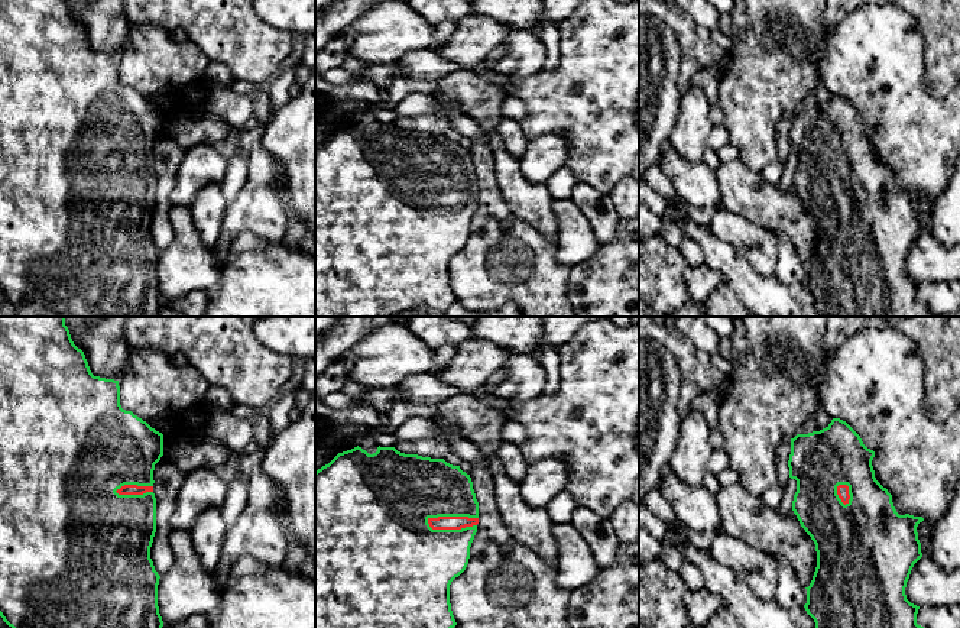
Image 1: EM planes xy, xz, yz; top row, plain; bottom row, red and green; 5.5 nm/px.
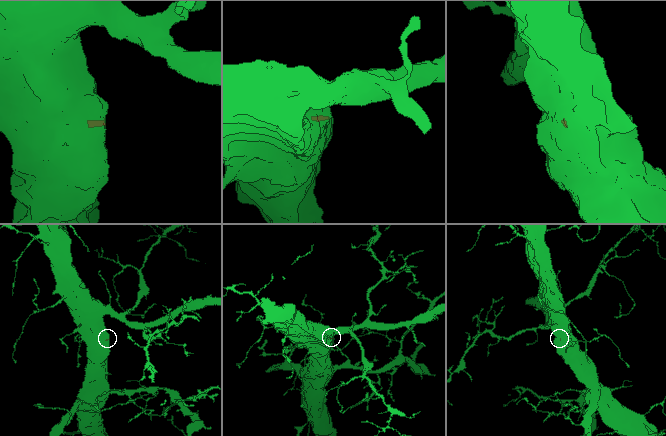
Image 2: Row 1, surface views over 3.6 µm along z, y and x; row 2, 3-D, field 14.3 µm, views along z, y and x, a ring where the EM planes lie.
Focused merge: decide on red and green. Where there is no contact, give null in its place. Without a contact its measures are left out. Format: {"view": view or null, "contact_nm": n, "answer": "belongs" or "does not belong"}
{"view": "xz", "contact_nm": 280, "answer": "belongs"}

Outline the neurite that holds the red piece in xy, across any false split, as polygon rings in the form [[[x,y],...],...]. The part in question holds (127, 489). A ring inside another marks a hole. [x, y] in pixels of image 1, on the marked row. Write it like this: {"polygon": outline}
{"polygon": [[[0,317],[0,616],[12,628],[162,628],[158,606],[160,576],[150,559],[150,547],[156,532],[156,498],[153,493],[155,464],[163,456],[163,434],[120,405],[119,381],[94,376],[85,355],[78,349],[65,326],[65,317]]]}

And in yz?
{"polygon": [[[833,418],[831,423],[820,430],[808,434],[797,434],[791,438],[791,454],[788,460],[789,478],[797,480],[797,492],[792,501],[792,511],[797,515],[801,527],[811,537],[817,551],[817,567],[813,580],[807,589],[807,614],[814,619],[815,628],[924,628],[917,624],[920,606],[907,599],[905,587],[914,564],[922,557],[921,543],[918,540],[917,527],[924,521],[922,517],[909,514],[899,515],[893,506],[892,495],[875,478],[872,460],[875,451],[867,449],[860,436],[843,420]]]}

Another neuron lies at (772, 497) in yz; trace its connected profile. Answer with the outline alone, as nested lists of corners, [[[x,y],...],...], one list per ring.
[[[776,483],[760,495],[762,502],[769,508],[778,508],[784,496],[784,489]]]

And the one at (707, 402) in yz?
[[[703,391],[691,402],[691,408],[703,414],[711,430],[719,428],[719,407],[720,396],[710,391]]]

